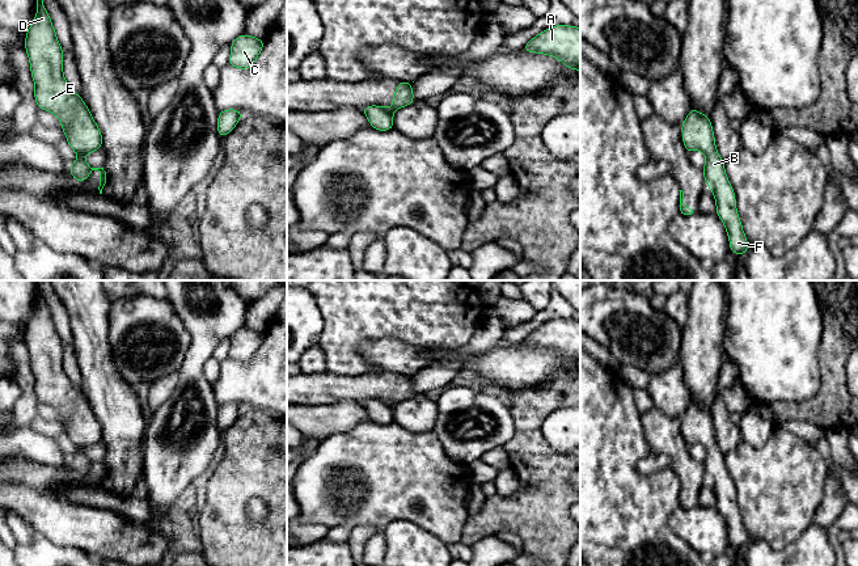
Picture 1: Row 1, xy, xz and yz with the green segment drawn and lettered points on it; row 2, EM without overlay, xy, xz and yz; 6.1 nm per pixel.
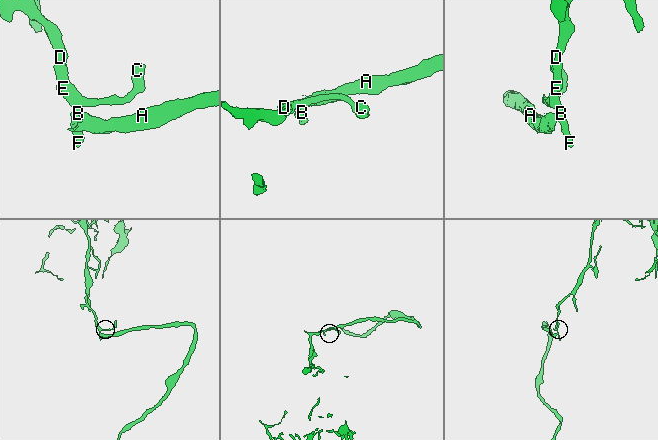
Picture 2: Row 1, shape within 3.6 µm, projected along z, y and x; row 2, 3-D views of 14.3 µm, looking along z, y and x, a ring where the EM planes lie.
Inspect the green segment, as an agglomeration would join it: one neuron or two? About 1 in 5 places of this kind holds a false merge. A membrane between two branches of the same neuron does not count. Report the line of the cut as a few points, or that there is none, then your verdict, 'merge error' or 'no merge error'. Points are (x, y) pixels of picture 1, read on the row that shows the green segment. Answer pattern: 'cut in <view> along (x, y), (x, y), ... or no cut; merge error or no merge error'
cut in xz along (383, 108), (391, 114); merge error

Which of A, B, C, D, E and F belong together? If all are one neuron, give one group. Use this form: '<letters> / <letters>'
A / B C D E F

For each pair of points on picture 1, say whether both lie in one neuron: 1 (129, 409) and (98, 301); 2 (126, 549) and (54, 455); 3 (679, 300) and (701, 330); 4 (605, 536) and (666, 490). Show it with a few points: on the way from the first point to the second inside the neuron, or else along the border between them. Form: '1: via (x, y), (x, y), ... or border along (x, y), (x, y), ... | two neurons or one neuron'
1: via (102, 383), (96, 364), (96, 328) | one neuron
2: border along (32, 460), (47, 465), (67, 464) | two neurons
3: border along (688, 294), (688, 319), (681, 328) | two neurons
4: via (620, 522), (635, 507), (651, 498) | one neuron

